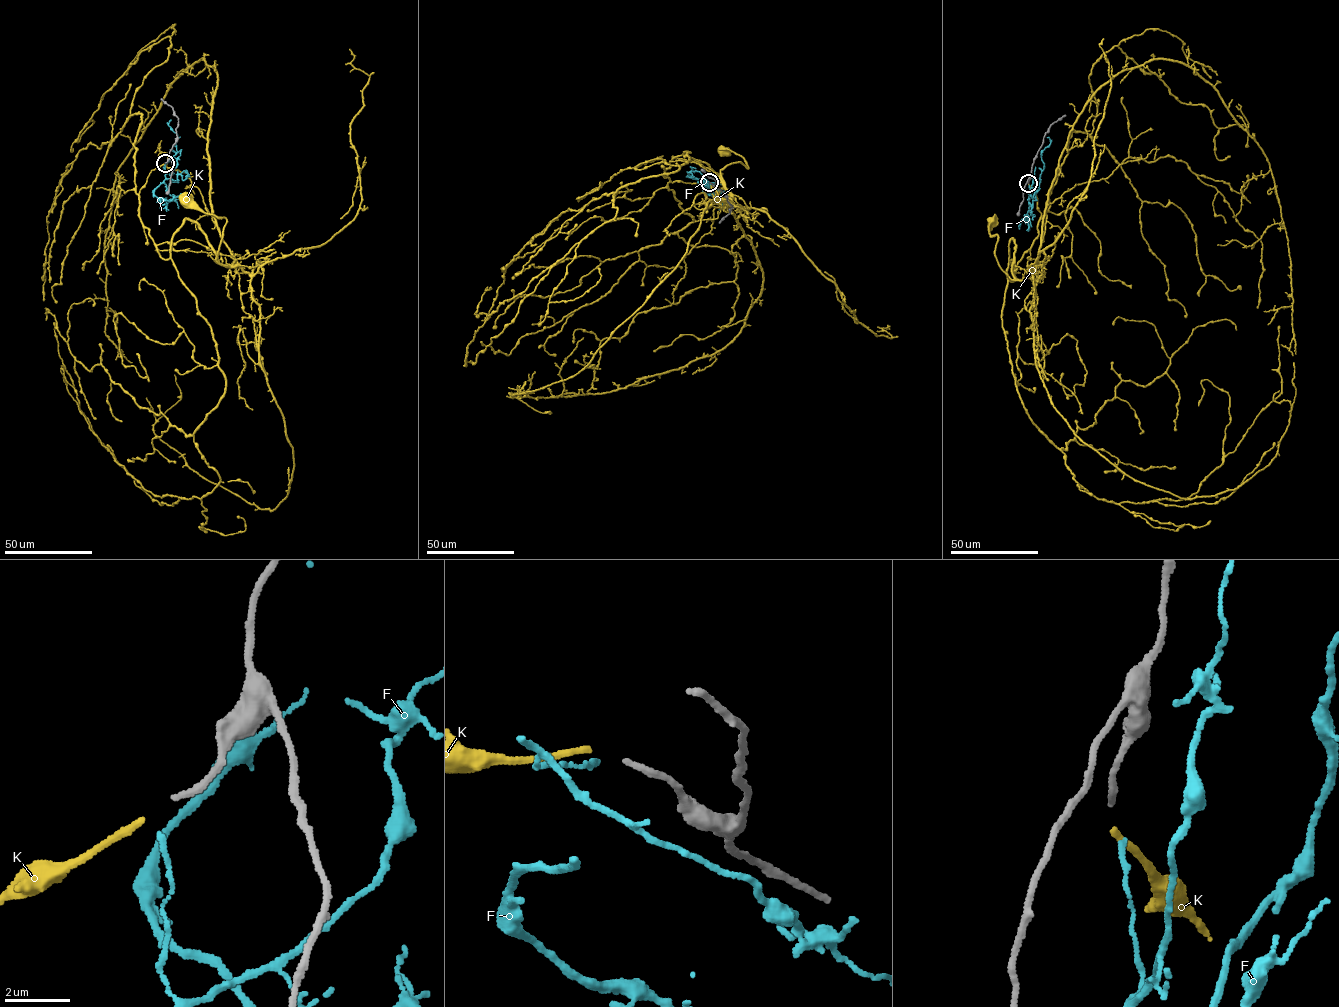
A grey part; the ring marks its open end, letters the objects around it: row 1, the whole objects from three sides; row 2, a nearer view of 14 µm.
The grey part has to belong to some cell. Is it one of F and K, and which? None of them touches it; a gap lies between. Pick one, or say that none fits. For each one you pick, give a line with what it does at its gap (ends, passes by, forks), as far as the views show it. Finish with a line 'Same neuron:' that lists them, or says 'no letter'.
K: It ends there
Same neuron: K

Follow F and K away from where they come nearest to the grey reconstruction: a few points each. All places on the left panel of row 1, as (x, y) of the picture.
F: (164, 164), (167, 188), (170, 176), (164, 165), (177, 152), (177, 134), (168, 125), (171, 120)
K: (163, 164), (140, 191), (149, 236), (156, 245), (192, 240), (236, 265), (216, 259), (226, 219), (185, 200)

